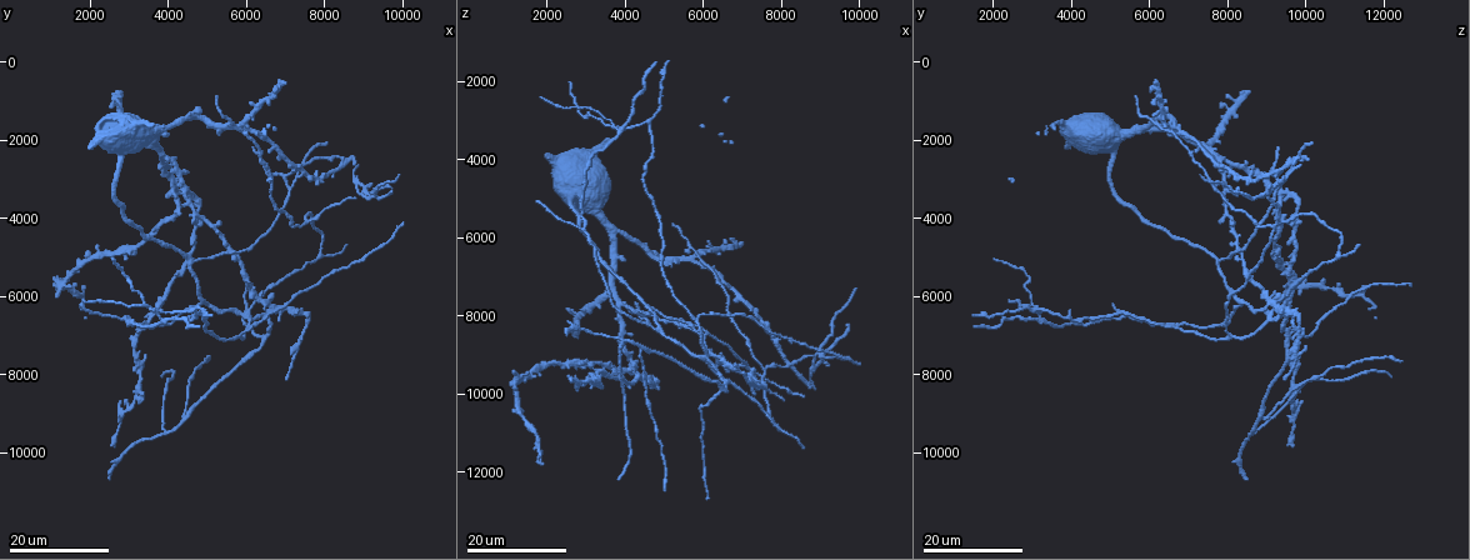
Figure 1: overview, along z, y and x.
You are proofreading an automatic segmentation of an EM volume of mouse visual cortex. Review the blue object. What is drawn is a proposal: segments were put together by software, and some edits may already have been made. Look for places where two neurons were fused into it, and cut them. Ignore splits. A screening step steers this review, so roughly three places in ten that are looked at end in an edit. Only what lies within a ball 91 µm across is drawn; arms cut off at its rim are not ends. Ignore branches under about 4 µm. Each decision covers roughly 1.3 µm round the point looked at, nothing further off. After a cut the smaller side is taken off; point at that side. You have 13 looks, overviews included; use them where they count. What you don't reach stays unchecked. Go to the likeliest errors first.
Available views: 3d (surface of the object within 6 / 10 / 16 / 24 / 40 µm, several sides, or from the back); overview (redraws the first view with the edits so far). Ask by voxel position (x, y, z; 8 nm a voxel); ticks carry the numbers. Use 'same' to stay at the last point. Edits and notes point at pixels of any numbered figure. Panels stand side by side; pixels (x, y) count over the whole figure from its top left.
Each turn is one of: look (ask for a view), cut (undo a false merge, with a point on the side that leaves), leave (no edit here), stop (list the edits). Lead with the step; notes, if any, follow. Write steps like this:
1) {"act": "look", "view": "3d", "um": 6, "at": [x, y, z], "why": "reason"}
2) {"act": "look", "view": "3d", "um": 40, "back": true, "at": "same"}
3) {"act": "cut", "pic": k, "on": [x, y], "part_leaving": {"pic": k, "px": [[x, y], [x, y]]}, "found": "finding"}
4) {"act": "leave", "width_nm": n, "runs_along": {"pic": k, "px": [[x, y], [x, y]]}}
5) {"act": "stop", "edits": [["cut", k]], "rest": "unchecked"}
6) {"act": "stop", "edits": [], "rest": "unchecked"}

{"act": "look", "view": "3d", "um": 16, "at": [9050, 3350, 8950]}

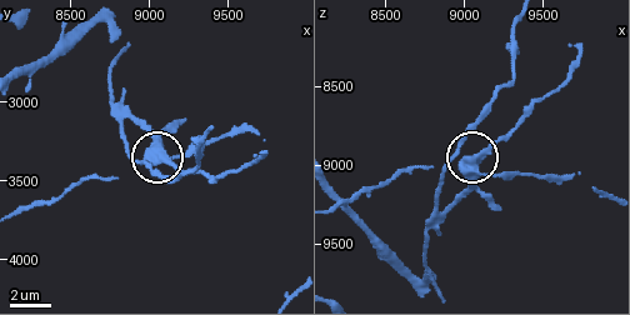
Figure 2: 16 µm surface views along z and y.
{"act": "look", "view": "3d", "um": 6, "at": [9020, 3360, 8980]}

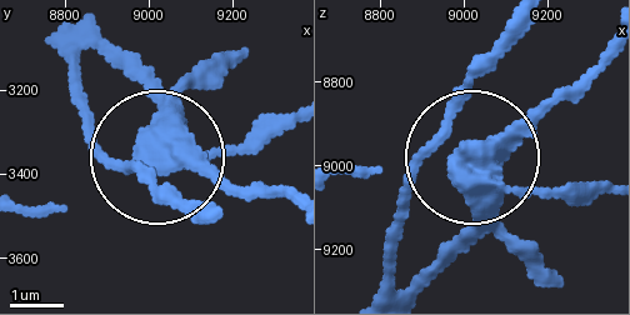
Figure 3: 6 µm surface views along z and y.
{"act": "look", "view": "3d", "um": 6, "back": true, "at": [9035, 3380, 8965], "why": "from behind"}

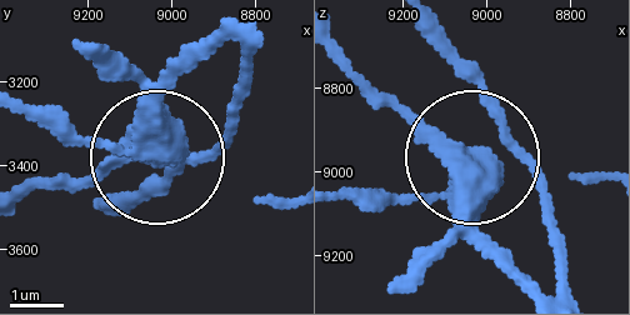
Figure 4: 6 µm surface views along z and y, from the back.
{"act": "cut", "pic": 4, "on": [100, 173], "arms": 4, "found": "a second neuron is stuck on"}

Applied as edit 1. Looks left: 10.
{"act": "look", "view": "overview"}

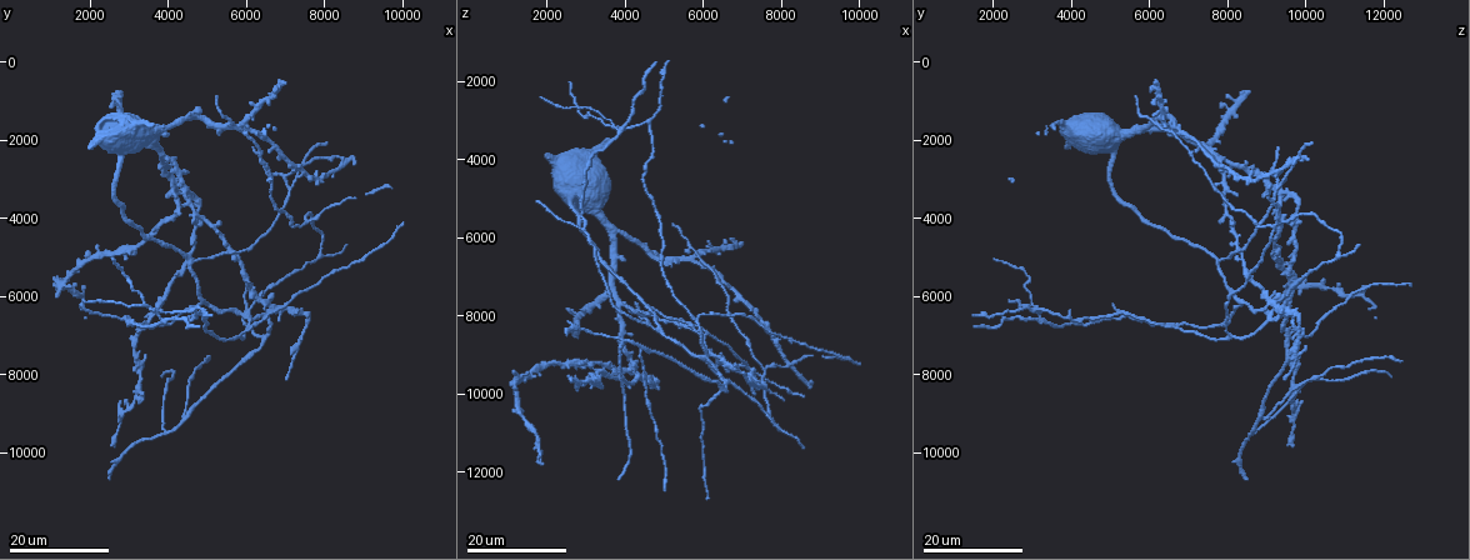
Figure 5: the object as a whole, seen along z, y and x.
{"act": "look", "view": "3d", "um": 24, "at": [4350, 9150, 8850], "why": "branch point"}

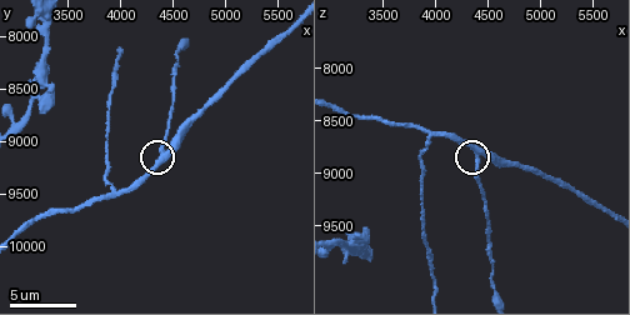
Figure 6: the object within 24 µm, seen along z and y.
{"act": "look", "view": "3d", "um": 10, "at": [4420, 9100, 8860]}

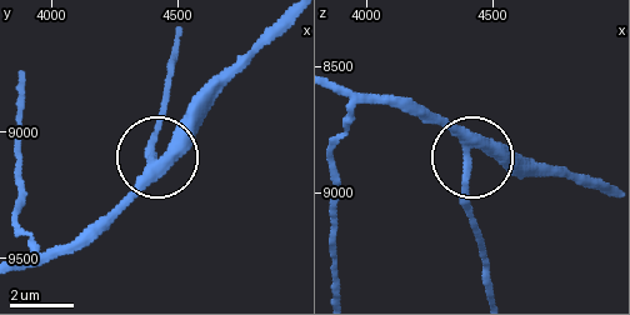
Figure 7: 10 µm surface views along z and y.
{"act": "leave", "side_arm_um": 36, "found": "one neuron here"}

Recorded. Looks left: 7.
{"act": "look", "view": "3d", "um": 10, "at": [3920, 9500, 8620], "why": "side arm on a straight run"}

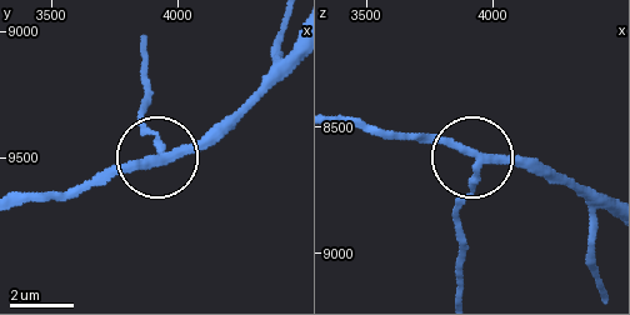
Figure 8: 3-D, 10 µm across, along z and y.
{"act": "leave", "runs_along": {"pic": 8, "px": [[293, 54], [196, 140], [85, 180]]}, "found": "one neuron here"}

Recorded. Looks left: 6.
{"act": "look", "view": "3d", "um": 16, "at": [6100, 6600, 9000], "why": "a fork"}

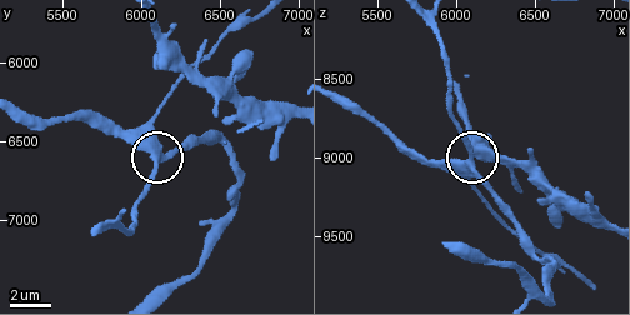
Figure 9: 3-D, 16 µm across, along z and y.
{"act": "look", "view": "3d", "um": 6, "at": [6100, 6600, 9020], "why": "zoom in"}

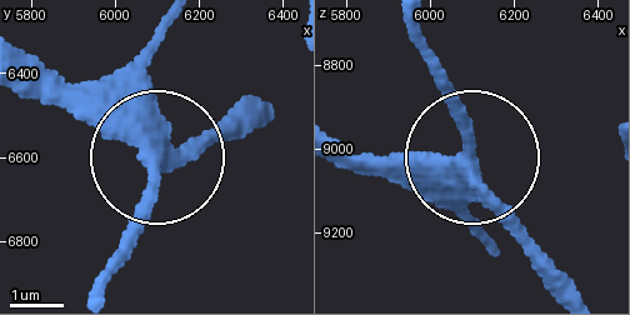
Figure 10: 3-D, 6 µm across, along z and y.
{"act": "leave", "runs_along": {"pic": 10, "px": [[31, 91], [99, 105], [149, 154], [149, 208], [104, 271]]}, "found": "all the same neuron"}

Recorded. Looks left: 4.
{"act": "look", "view": "3d", "um": 24, "at": [6450, 7050, 9850], "why": "three arms meet"}

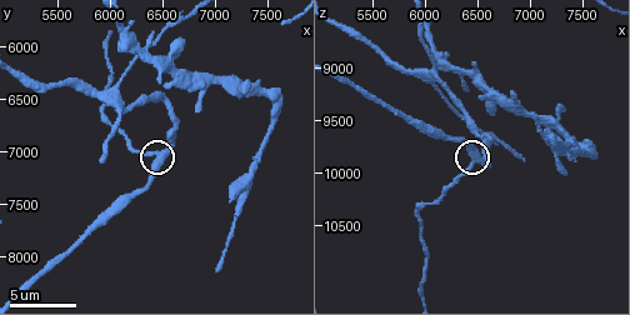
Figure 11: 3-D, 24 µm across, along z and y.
{"act": "look", "view": "3d", "um": 6, "at": [6460, 7040, 9900]}

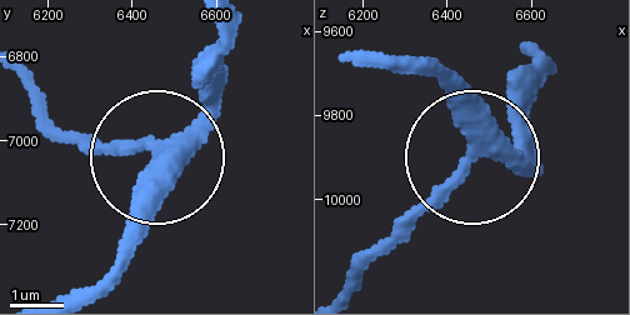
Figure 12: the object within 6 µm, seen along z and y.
{"act": "leave", "found": "all the same neuron"}

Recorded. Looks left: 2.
{"act": "look", "view": "3d", "um": 24, "at": [4650, 6300, 2950], "why": "two arms in line, one across"}

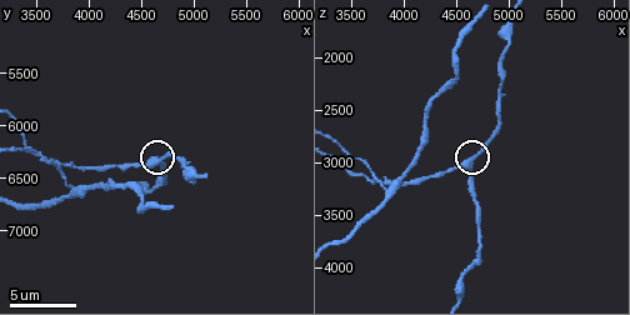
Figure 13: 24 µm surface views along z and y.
{"act": "look", "view": "3d", "um": 10, "at": [4600, 6340, 2980]}

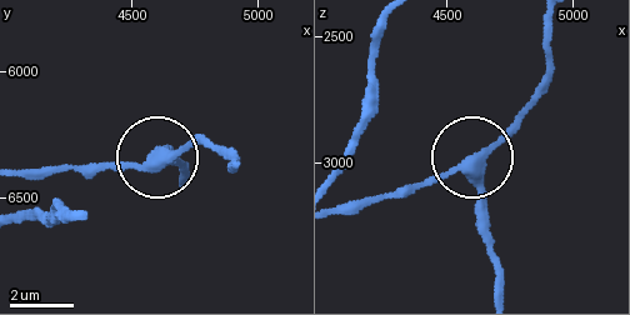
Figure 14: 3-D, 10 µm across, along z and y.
{"act": "leave", "runs_along": {"pic": 14, "px": [[24, 173], [105, 173], [201, 143], [231, 149]]}, "found": "one neuron here"}

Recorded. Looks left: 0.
{"act": "stop", "edits": [["cut", 4]], "rest": "unchecked"}

